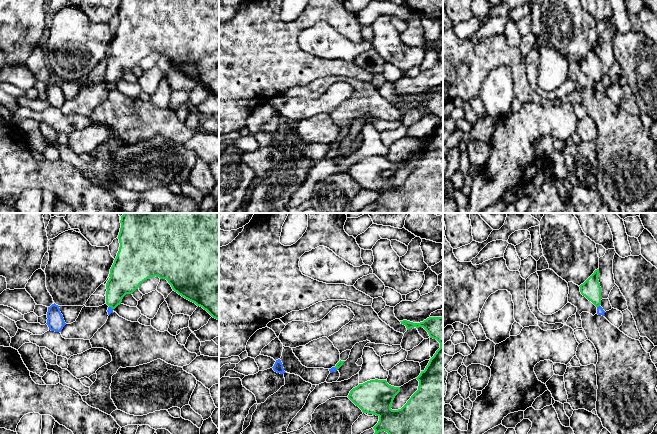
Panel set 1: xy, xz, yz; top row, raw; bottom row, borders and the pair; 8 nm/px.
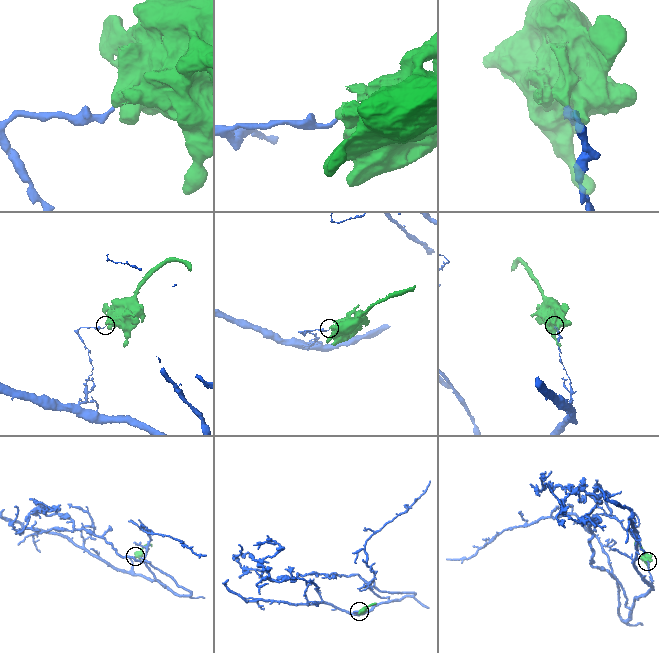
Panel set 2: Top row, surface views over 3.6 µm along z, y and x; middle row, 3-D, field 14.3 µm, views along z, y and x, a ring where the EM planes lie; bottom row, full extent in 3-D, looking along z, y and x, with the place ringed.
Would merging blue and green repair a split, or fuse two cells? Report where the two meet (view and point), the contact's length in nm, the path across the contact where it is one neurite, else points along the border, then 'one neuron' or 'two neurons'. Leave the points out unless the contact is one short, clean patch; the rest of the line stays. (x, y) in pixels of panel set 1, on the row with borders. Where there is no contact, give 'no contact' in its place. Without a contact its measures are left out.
xy (111, 308) | 40 nm | along xy (109, 306), (112, 309) | two neurons

